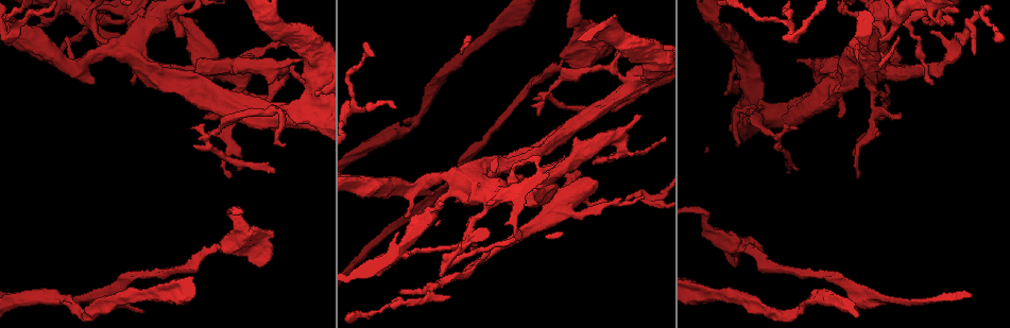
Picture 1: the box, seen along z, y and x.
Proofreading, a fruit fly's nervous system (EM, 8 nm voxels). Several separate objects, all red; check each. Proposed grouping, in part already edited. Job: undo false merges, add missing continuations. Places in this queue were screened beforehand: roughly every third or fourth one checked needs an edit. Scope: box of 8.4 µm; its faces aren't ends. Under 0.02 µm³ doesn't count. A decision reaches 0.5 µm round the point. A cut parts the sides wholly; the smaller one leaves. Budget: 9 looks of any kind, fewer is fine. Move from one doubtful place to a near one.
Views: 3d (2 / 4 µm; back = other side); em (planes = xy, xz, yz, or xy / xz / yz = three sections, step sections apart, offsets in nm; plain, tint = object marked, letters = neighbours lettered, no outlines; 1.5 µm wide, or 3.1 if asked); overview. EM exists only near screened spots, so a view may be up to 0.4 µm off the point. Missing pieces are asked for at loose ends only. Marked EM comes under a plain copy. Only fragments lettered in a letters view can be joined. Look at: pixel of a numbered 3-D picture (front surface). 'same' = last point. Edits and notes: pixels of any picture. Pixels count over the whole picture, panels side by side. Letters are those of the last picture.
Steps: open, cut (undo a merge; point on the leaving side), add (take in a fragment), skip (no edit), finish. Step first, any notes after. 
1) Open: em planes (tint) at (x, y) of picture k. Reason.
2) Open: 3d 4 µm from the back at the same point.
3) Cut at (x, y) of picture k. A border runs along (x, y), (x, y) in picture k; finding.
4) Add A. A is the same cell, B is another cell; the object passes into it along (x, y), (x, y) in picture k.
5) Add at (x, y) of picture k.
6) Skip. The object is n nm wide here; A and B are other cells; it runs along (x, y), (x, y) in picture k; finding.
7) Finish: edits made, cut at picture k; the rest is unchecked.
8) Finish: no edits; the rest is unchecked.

Open: 3d 4 µm from the back at (877, 93) of picture 1. Sudden change in width.

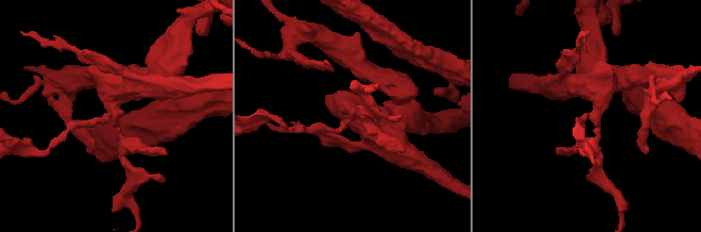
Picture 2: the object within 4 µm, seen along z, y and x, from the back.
Open: em yz step 4 (tint) at (595, 116) of picture 2. Need the tissue.

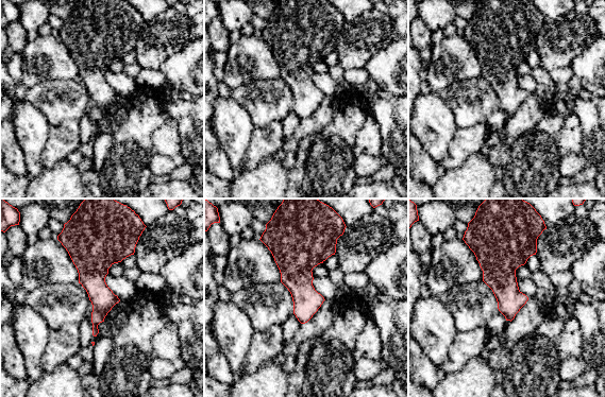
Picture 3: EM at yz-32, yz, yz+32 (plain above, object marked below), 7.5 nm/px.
Open: em planes (letters) at the same point.

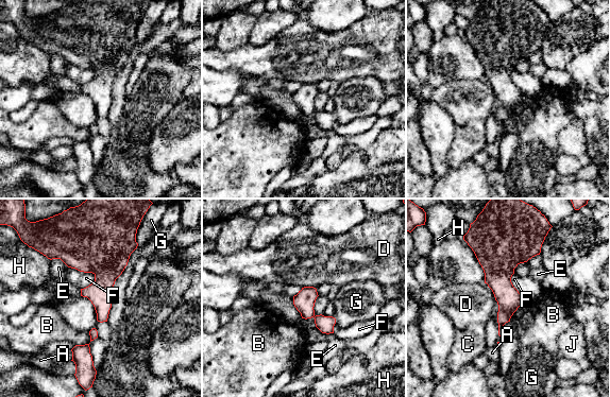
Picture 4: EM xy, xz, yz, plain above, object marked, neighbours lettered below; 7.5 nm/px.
Skip. A, B, C, D, E, F, G, H and J are other cells; a border runs along (67, 265), (90, 272), (95, 280) in picture 4; all the same neuron.

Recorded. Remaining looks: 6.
Open: em planes (tint) at (619, 74) of picture 1. Sudden change in width.

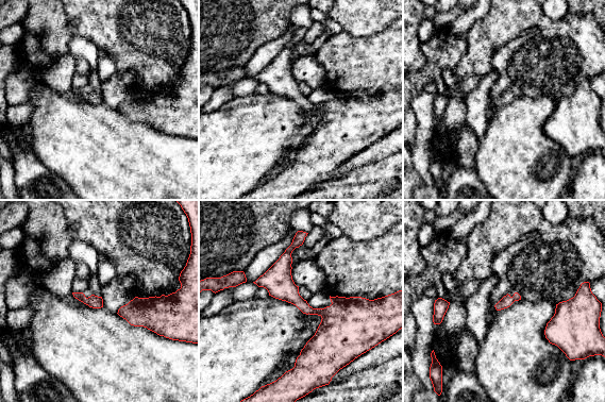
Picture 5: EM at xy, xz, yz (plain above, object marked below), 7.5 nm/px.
Open: em planes (letters) at the same point.

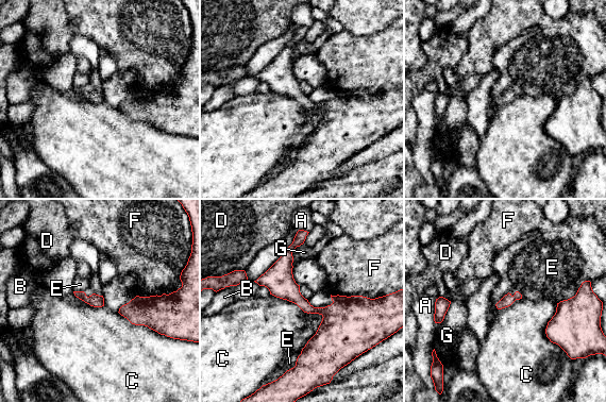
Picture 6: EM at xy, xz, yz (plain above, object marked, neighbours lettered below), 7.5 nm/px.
Skip. A, B, C, D, E, F and G are other cells; a border runs along (270, 294), (322, 317), (302, 349) in picture 6; all the same neuron.

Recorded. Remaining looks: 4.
Open: 3d 4 µm at (273, 173) of picture 1. Branch stops here.

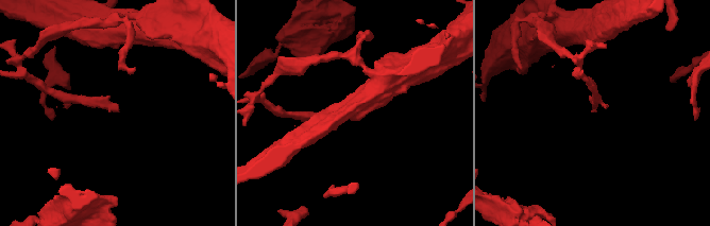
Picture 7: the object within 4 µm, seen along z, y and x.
Open: em planes (letters) at (594, 110) of picture 7. Now the EM.

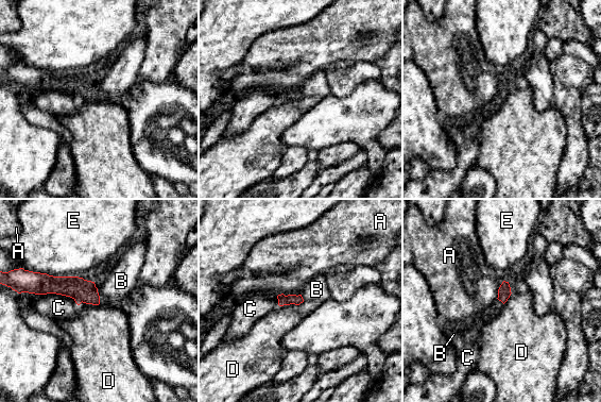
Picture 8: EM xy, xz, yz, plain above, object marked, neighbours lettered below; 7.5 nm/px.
Skip. A, B, C, D and E are other cells; a border runs along (297, 304), (284, 304), (279, 306) in picture 8; none of them fits.

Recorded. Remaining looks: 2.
Open: em planes (tint) at (856, 176) of picture 1.

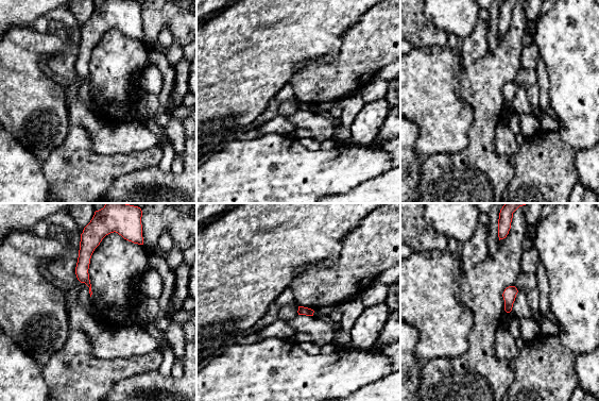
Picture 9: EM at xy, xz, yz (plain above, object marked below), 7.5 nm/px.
Open: em planes (letters) at the same point.

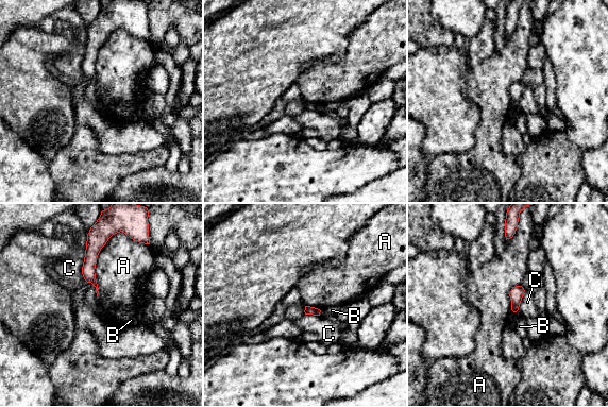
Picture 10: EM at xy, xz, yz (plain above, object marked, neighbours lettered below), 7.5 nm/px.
Skip. A, B and C are other cells; it runs along (103, 241), (90, 255), (89, 280) in picture 10; no lettered fragment goes on from it.

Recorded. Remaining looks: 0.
Finish: no edits; the rest is unchecked.

